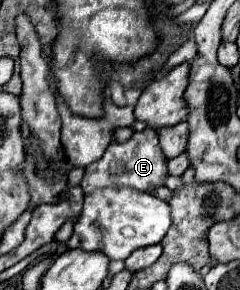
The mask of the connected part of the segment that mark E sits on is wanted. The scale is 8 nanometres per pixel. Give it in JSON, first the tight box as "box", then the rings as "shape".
{"box":[80,128,168,194],"shape":[[[146,128],[142,132],[134,132],[134,136],[126,142],[110,144],[104,156],[86,168],[86,174],[80,186],[84,194],[92,194],[98,188],[134,188],[138,192],[152,194],[156,188],[164,186],[164,180],[168,176],[166,162],[168,158],[160,148],[158,132],[152,128]]]}

